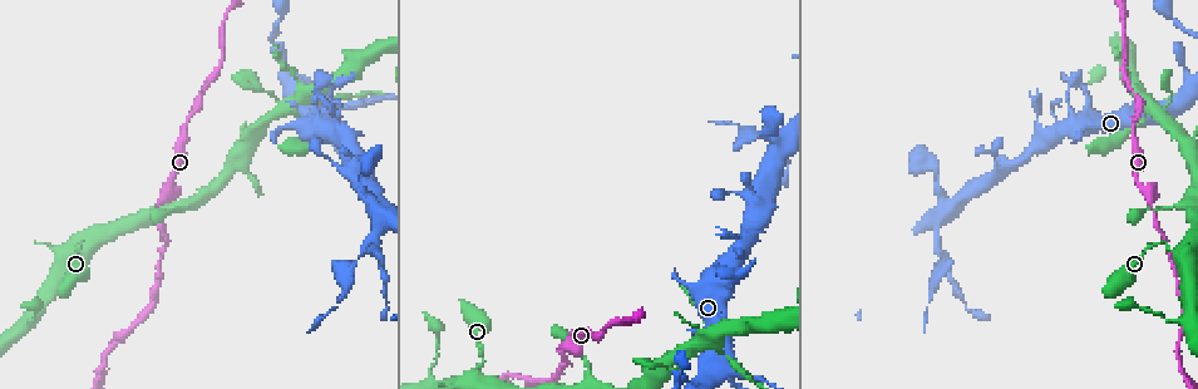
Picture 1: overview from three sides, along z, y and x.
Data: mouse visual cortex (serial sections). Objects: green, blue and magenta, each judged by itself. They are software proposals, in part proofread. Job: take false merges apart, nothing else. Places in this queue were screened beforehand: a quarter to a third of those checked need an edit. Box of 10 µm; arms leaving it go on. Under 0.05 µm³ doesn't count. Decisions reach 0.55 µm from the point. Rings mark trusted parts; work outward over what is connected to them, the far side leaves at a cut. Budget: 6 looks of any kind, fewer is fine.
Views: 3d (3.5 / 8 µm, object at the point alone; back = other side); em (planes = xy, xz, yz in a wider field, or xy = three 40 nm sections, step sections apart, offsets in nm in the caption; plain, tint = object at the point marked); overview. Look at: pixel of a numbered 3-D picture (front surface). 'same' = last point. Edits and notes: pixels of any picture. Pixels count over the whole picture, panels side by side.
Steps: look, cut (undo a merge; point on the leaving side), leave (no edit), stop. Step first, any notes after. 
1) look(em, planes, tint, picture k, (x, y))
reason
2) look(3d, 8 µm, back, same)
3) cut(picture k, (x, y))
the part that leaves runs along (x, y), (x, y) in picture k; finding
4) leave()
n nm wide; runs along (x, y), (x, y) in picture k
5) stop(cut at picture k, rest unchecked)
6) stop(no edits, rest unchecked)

look(em, xy, step 1, tint, picture 1, (1150, 209))

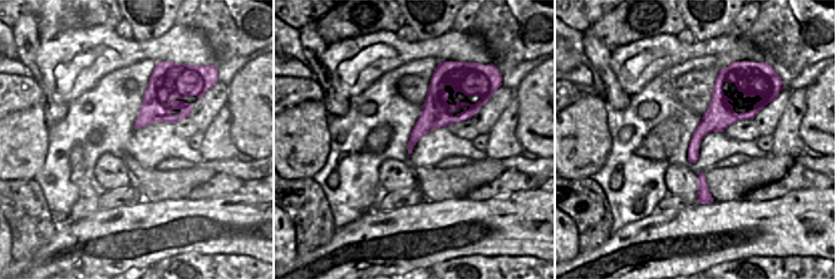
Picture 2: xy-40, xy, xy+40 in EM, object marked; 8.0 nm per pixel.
look(3d, 3.5 µm, same)

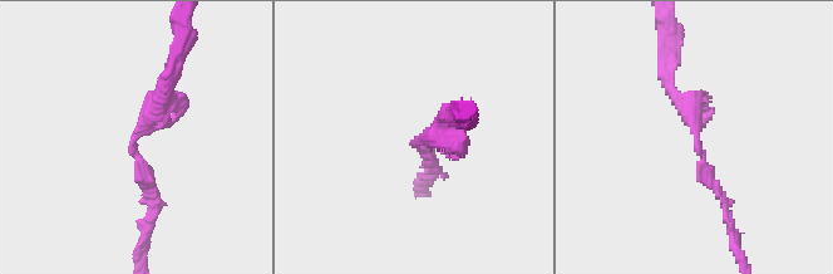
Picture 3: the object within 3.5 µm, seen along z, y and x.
leave()
runs along (721, 79), (718, 114), (692, 158) in picture 2; one cell here

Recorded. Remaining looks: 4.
look(3d, 3.5 µm, picture 1, (1069, 116))
thick turns thin

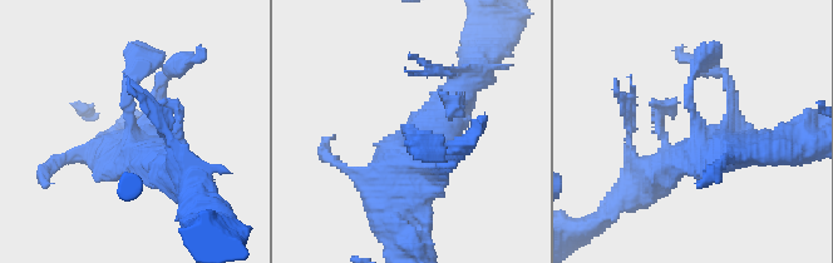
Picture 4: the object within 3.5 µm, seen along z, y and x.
look(em, xy, step 5, tint, picture 4, (128, 129))

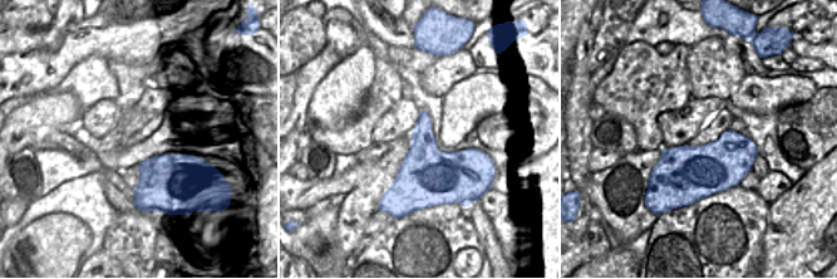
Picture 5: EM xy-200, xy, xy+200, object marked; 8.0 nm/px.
leave()
runs along (759, 148), (701, 152), (689, 102), (701, 59) in picture 4; all the same cell

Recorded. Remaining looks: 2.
look(3d, 3.5 µm, back, picture 1, (760, 201))
sharp bend

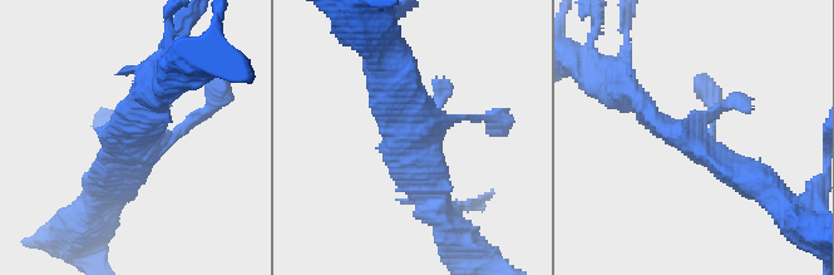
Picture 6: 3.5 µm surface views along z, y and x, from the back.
look(em, xy, step 1, tint, picture 6, (419, 139))
now the EM

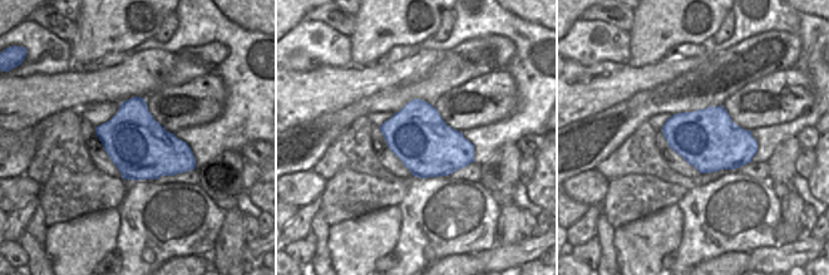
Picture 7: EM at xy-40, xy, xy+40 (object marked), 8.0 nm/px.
leave()
runs along (630, 91), (652, 122), (753, 180) in picture 6; continuous, no second cell

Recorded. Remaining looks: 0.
stop(no edits, rest unchecked)

